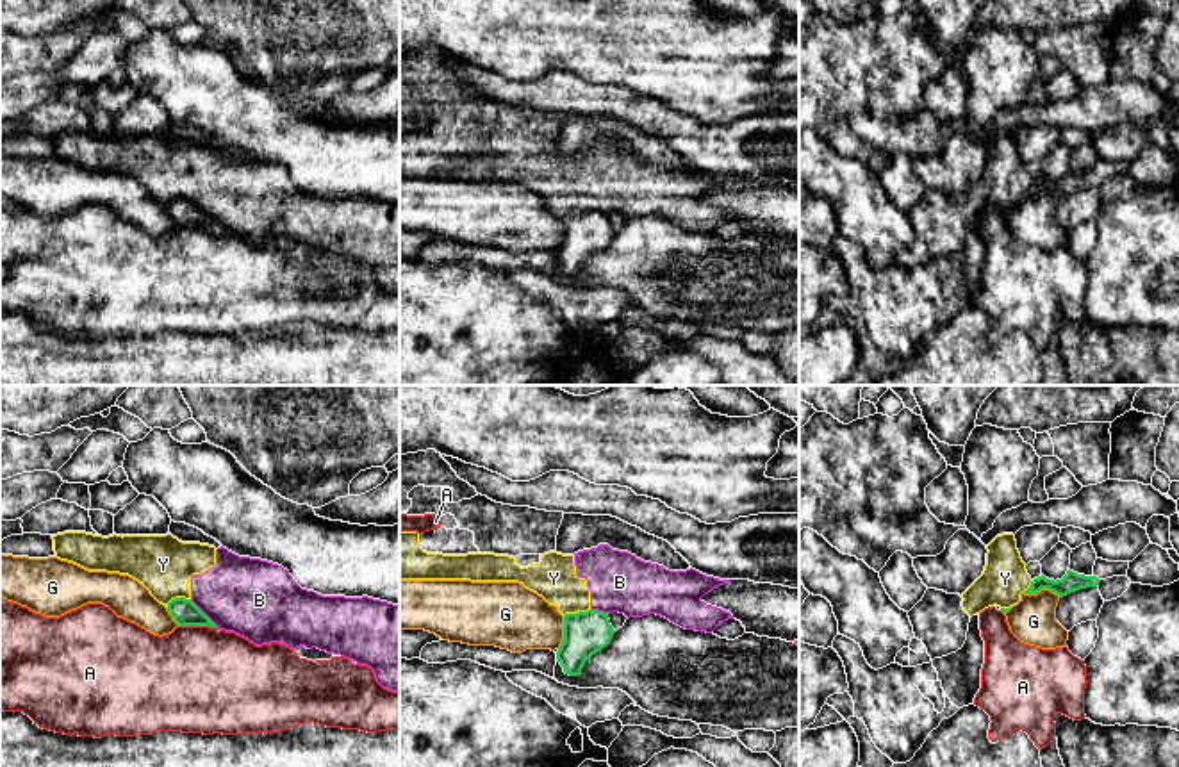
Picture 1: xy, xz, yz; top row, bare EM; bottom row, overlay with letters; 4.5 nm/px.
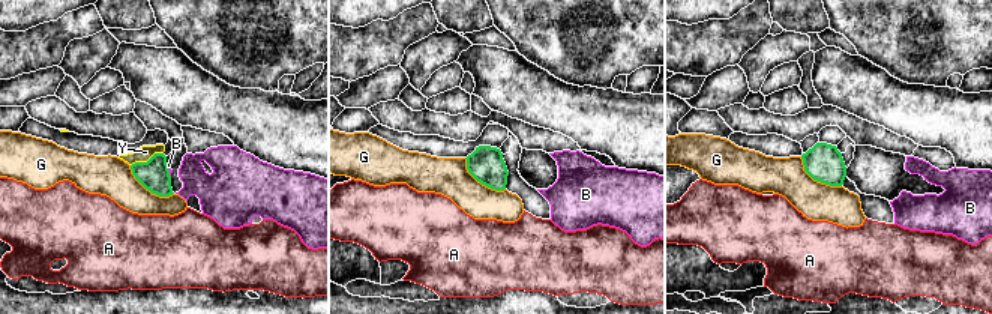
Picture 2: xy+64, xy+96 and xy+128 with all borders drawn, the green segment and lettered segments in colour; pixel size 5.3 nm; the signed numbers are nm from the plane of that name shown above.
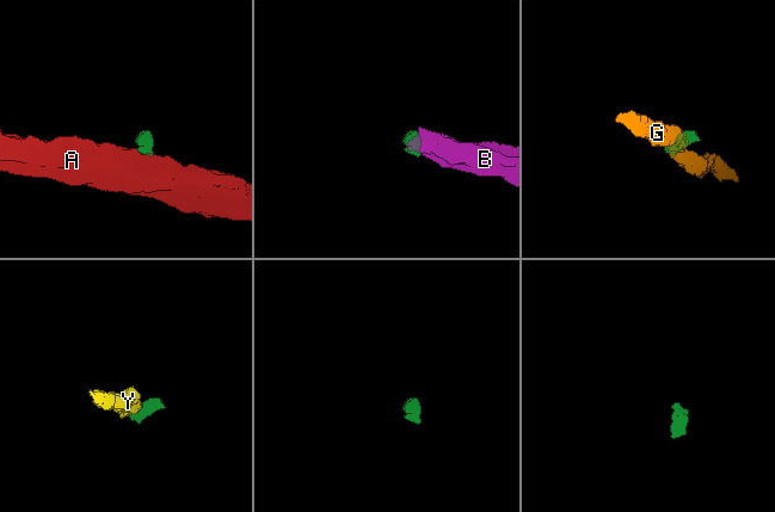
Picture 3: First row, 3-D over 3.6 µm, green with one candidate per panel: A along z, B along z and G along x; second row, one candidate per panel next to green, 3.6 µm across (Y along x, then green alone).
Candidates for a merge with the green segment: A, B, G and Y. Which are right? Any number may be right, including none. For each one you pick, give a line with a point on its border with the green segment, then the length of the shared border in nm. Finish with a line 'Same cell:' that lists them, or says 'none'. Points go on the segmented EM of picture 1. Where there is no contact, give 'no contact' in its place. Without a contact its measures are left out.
Same cell: none

